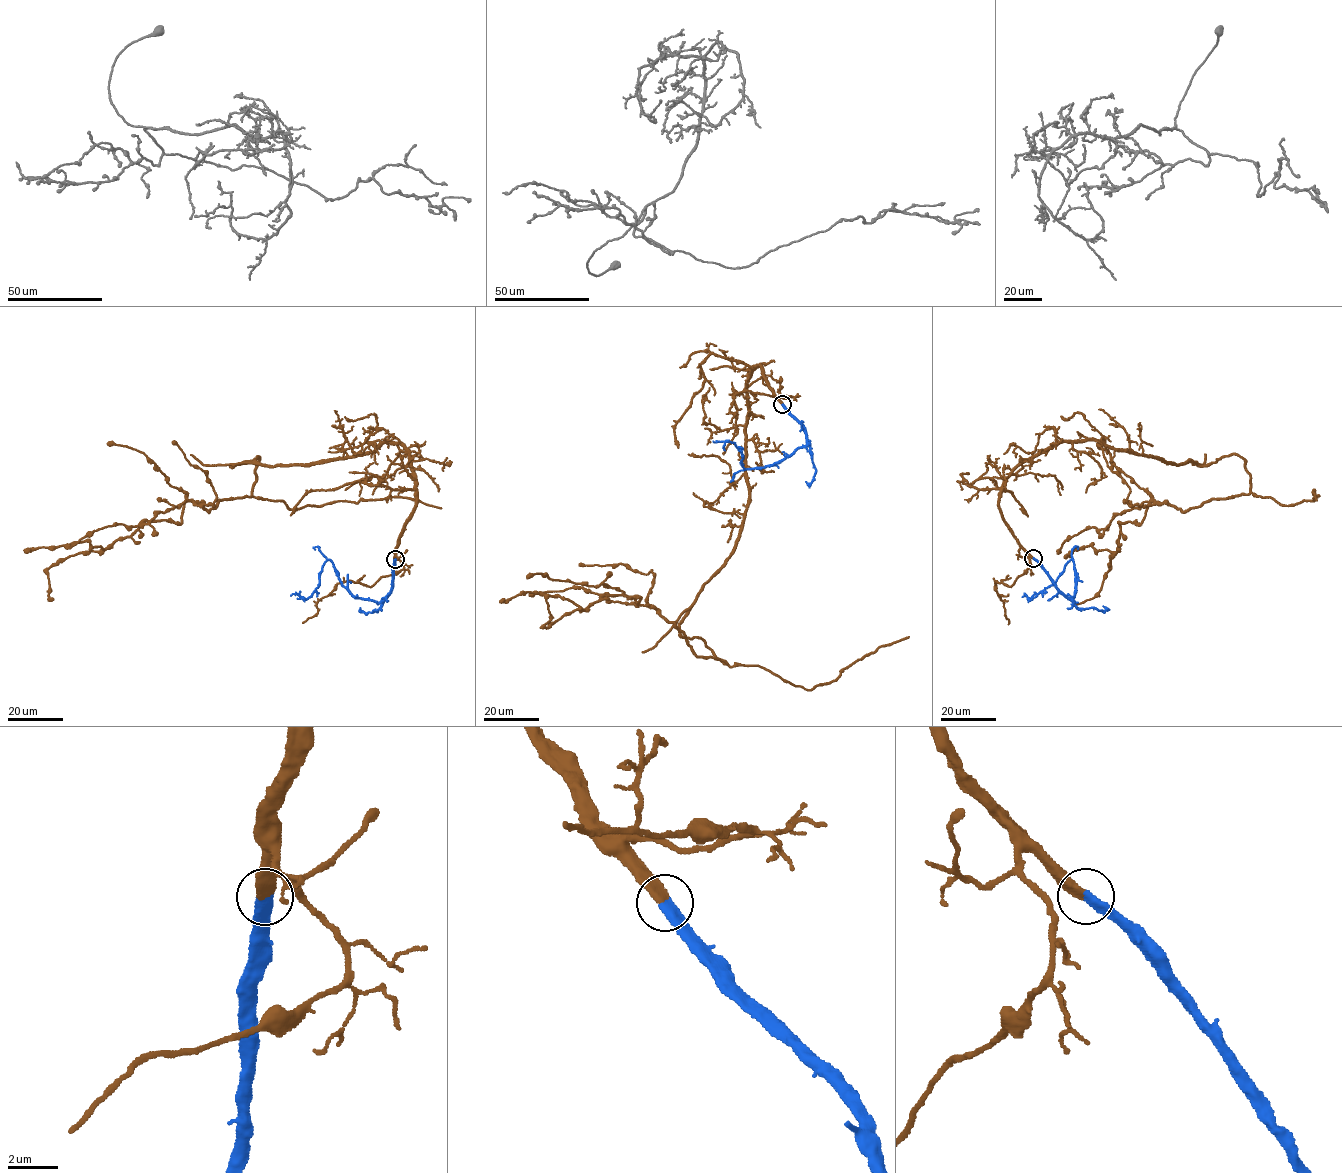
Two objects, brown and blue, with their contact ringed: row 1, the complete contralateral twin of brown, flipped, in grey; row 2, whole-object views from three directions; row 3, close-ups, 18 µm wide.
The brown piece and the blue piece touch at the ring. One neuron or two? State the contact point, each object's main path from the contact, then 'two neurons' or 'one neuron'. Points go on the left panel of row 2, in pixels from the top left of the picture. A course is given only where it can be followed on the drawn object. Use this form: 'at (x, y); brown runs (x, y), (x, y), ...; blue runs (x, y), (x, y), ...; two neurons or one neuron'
at (395, 559); brown runs (395, 559), (401, 444), (231, 467), (259, 457), (250, 496), (51, 565), (53, 599); blue runs (395, 559), (391, 588), (380, 602), (351, 594), (329, 560), (323, 566), (311, 596), (291, 596); one neuron

